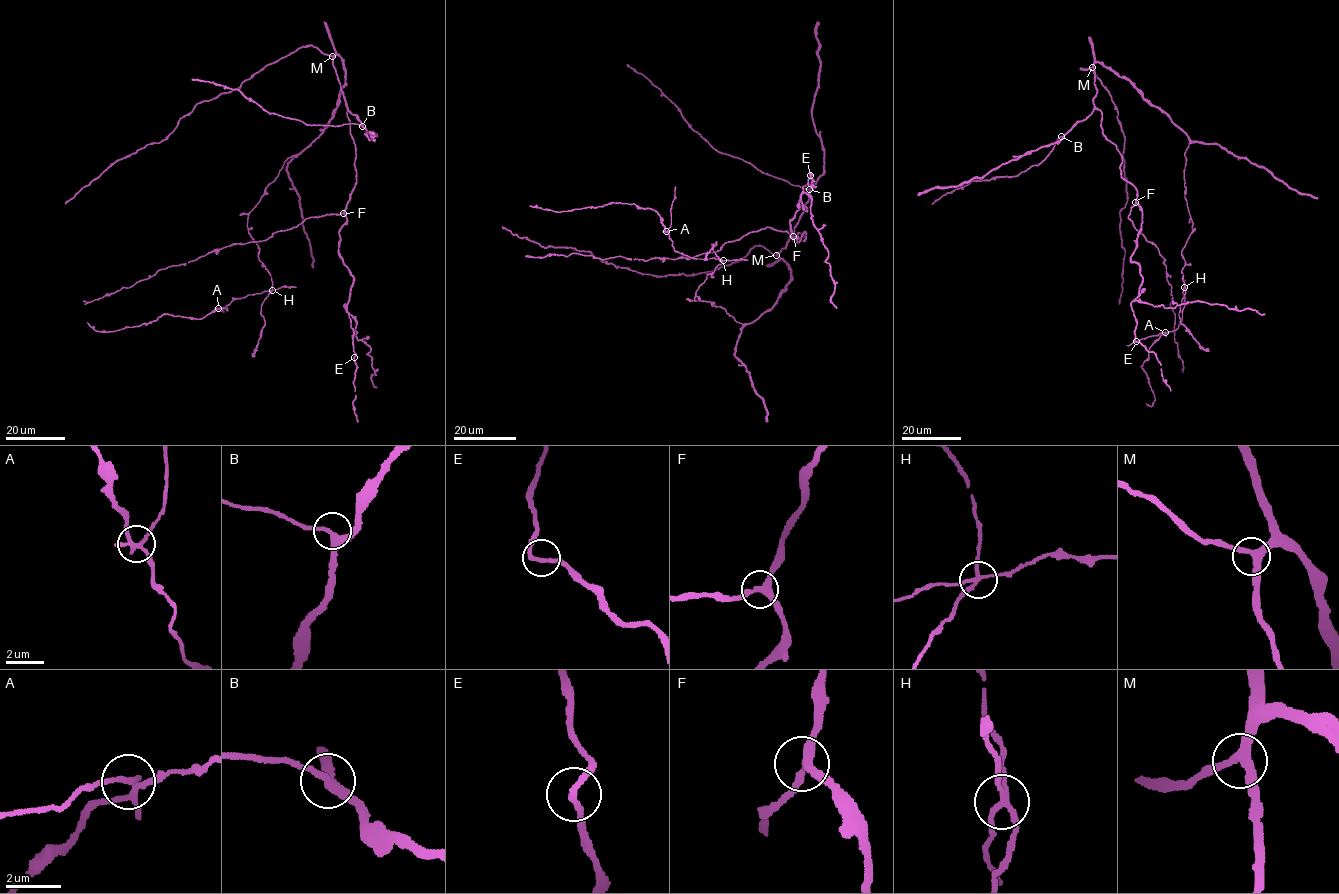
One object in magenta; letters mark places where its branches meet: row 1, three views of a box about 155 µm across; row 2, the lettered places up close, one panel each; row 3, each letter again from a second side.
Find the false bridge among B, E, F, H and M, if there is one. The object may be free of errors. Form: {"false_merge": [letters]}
{"false_merge": ["H"]}

